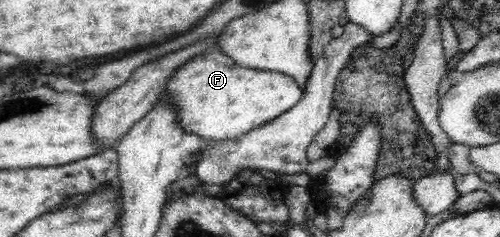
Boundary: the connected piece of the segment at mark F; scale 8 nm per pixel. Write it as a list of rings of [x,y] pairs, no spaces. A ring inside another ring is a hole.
[[[217,51],[208,56],[192,56],[182,66],[177,66],[167,78],[158,102],[173,106],[178,129],[201,136],[205,141],[228,142],[290,111],[302,95],[290,75],[242,68]]]

